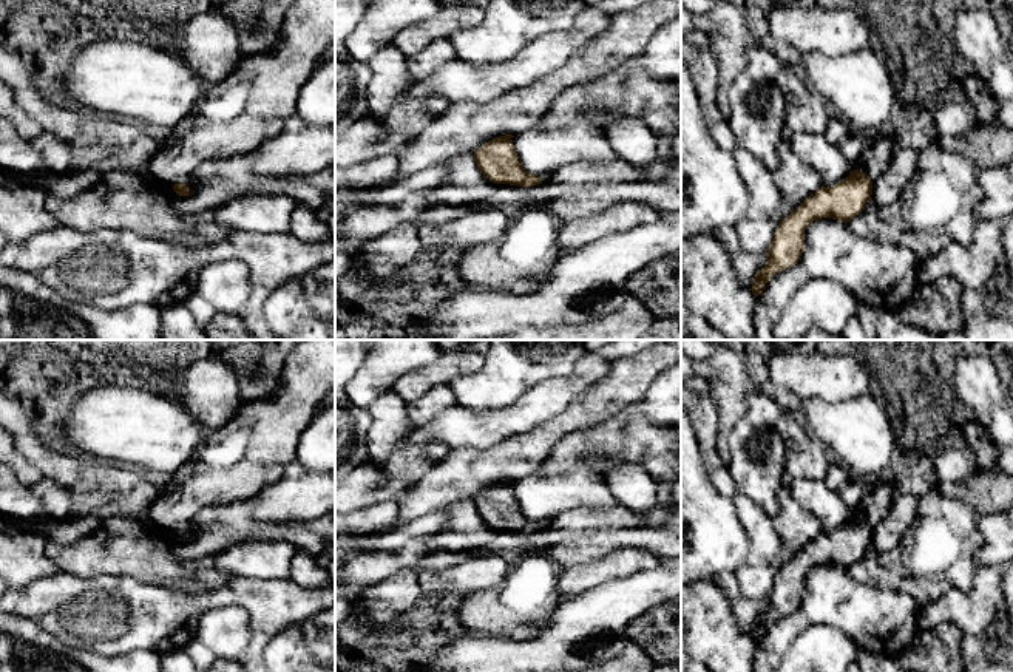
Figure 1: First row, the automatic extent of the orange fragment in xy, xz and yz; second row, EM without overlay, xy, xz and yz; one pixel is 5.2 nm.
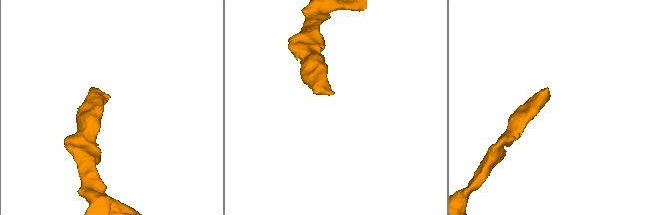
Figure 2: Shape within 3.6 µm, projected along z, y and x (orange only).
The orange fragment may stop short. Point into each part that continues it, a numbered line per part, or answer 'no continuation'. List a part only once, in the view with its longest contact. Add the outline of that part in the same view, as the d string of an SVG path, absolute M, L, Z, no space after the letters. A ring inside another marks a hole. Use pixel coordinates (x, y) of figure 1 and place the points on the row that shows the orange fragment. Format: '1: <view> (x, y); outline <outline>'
1: yz (876, 155); outline M886 127L882 136L865 141L863 150L854 164L854 170L876 181L888 168L899 144L902 144L902 141Z

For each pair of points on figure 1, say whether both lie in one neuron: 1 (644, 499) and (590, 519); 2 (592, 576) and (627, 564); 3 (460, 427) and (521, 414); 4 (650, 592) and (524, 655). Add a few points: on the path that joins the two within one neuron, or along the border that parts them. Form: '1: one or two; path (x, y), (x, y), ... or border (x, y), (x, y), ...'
1: two; border (621, 504), (636, 513), (649, 513), (658, 504)
2: one; path (601, 570), (618, 564)
3: one; path (476, 427), (505, 424)
4: one; path (619, 601), (555, 649)

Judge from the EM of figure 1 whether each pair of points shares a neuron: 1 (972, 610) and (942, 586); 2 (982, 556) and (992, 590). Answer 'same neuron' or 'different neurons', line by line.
1: different neurons
2: different neurons

